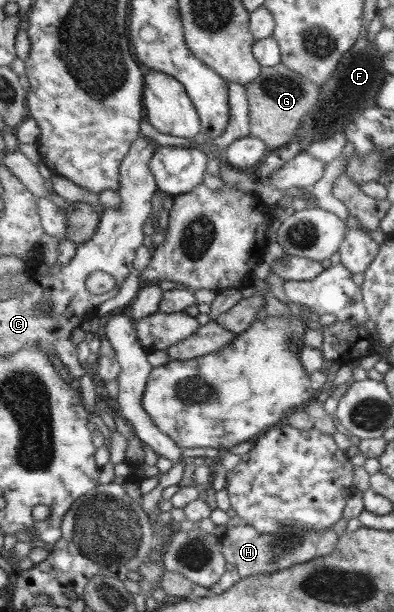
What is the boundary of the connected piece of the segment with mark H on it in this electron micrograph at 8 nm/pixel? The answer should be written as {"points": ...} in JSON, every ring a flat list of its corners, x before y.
{"points":[[240,523,230,525,225,536,220,538,220,554,224,556,226,566,222,576,216,584,209,586,214,595,226,592,232,585,240,582,243,578,255,574,271,574,294,564,306,563,314,558,326,556,334,551,338,545,338,536,332,527,322,530,305,529,304,527,280,527,278,534,264,536,253,526]]}

